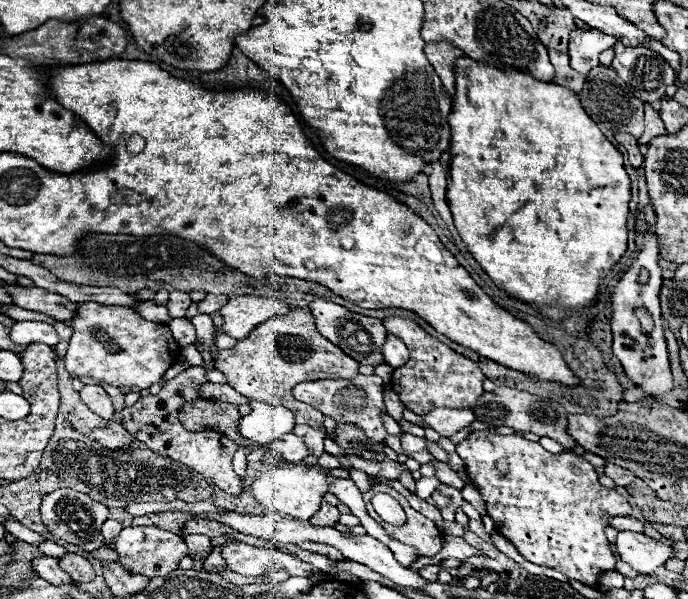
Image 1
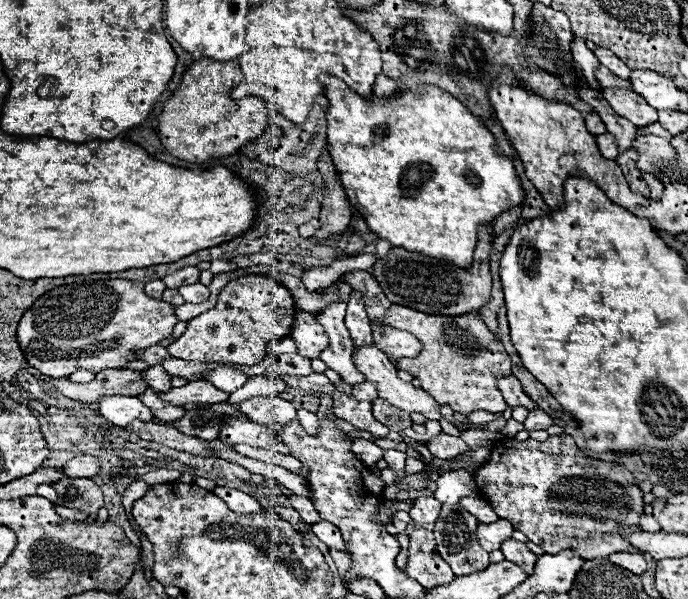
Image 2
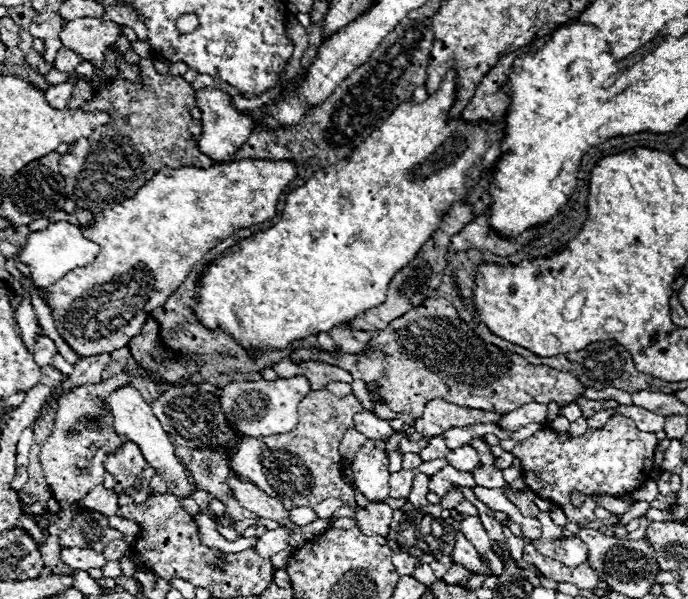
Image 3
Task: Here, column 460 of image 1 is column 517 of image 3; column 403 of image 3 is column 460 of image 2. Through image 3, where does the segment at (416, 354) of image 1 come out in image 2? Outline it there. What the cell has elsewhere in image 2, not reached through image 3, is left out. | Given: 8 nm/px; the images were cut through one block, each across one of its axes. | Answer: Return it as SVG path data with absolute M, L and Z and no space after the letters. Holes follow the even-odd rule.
M392 304L380 326L390 326L396 330L404 330L414 334L420 344L422 352L416 358L400 358L396 368L406 370L412 378L420 380L422 388L438 402L448 404L454 412L470 414L474 410L488 410L488 412L502 412L506 408L500 390L496 388L496 380L512 374L510 356L500 344L498 338L486 328L478 312L468 316L428 316L424 312L416 312L414 308ZM464 346L482 346L482 348L468 348Z

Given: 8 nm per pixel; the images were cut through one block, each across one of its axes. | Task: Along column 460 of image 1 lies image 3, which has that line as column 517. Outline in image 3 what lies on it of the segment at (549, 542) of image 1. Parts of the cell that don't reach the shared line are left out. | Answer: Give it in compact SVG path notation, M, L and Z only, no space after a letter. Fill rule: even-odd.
M614 414L604 428L588 428L582 436L570 436L566 442L562 442L554 430L542 428L534 436L516 442L510 452L522 460L524 482L536 496L558 504L564 510L568 522L586 526L596 520L594 510L598 504L592 498L594 494L620 498L620 494L634 492L650 480L654 470L656 444L658 438L654 432L642 432L630 418ZM570 490L578 490L586 496L582 508L576 510L570 506Z

